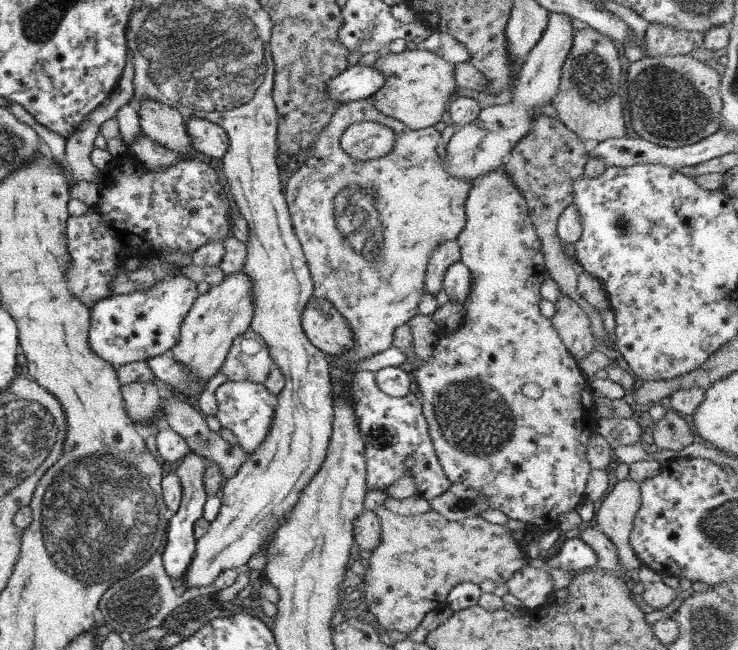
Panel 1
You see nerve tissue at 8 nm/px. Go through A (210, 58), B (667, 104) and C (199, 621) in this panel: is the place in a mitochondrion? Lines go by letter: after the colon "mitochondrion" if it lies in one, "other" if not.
A: mitochondrion
B: mitochondrion
C: other

